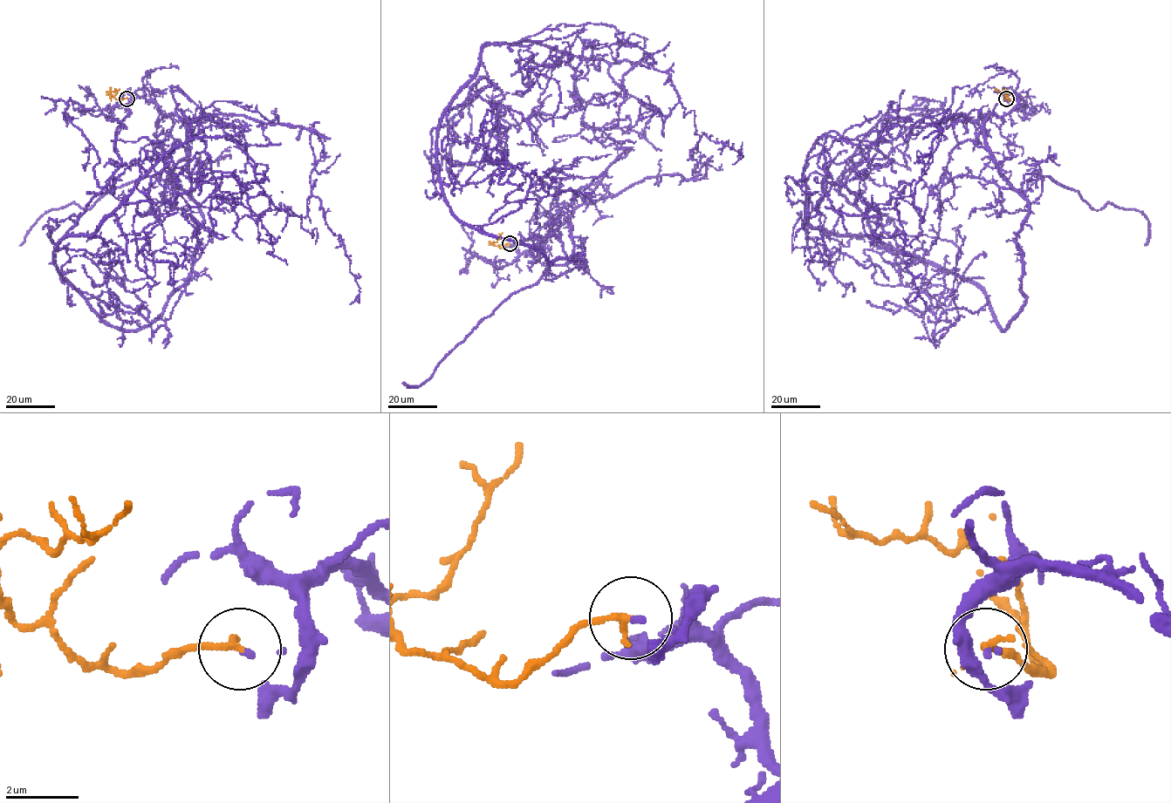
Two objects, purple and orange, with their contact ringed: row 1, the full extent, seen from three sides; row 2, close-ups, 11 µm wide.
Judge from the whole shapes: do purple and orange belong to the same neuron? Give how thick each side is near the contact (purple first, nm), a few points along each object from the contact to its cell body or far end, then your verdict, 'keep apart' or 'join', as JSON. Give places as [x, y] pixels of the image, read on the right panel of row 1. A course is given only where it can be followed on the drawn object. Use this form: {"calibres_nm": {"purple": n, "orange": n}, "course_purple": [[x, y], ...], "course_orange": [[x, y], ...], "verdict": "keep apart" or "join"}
{"calibres_nm": {"purple": 110, "orange": 200}, "course_purple": [[1006, 98], [1004, 330], [975, 284], [811, 225], [818, 138], [874, 236]], "course_orange": [[1006, 98], [1010, 100], [1004, 91], [995, 89]], "verdict": "join"}

